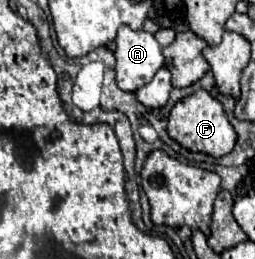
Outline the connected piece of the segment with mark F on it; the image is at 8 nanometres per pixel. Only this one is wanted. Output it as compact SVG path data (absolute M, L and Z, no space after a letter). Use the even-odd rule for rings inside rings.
M198 88L194 94L190 94L188 98L174 104L174 108L170 112L170 122L168 122L168 134L178 144L182 144L186 150L190 150L190 152L198 150L198 152L210 154L214 158L228 154L234 148L236 138L238 138L232 124L226 118L224 104L220 100L216 100L214 96L210 96L210 92L206 92L204 88Z

